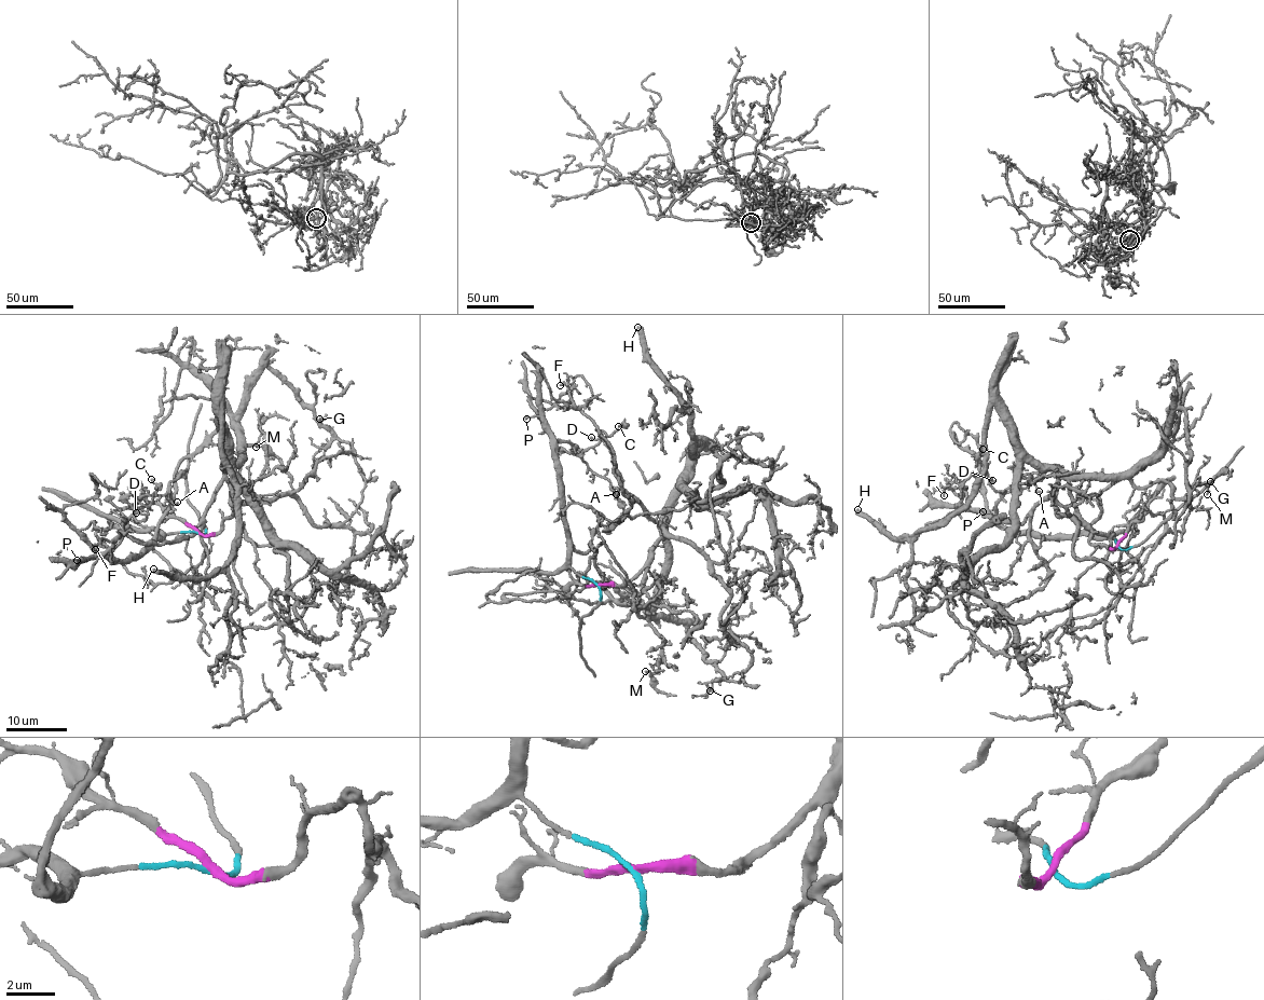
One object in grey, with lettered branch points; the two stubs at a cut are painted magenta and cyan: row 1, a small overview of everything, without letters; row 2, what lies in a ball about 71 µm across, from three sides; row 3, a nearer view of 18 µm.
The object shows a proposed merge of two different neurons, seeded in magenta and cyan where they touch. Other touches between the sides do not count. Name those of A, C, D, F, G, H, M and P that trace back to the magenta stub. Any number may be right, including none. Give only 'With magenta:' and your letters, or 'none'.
With magenta: F, G, H, M

